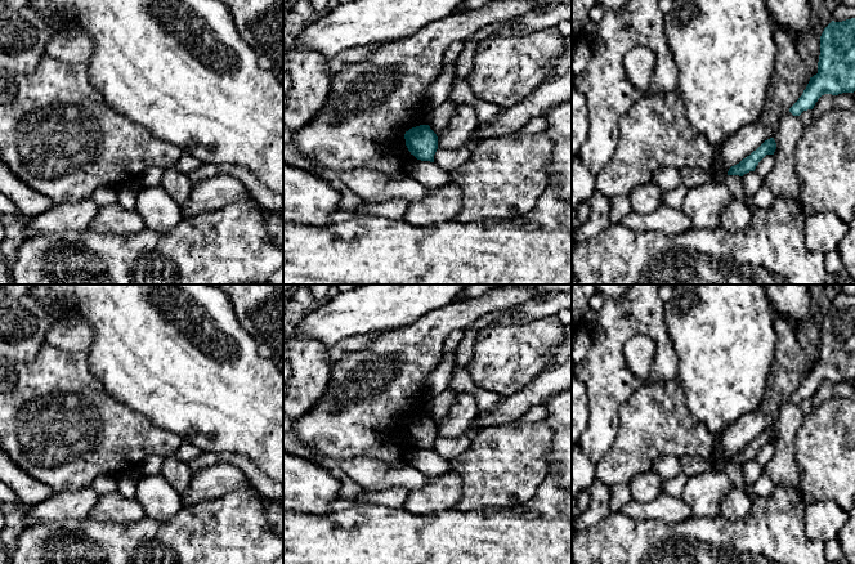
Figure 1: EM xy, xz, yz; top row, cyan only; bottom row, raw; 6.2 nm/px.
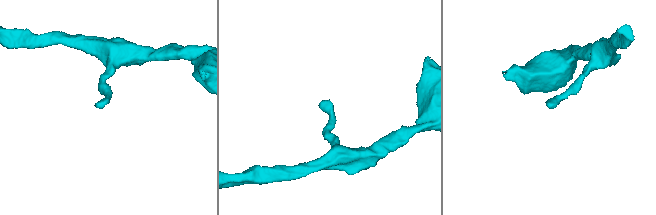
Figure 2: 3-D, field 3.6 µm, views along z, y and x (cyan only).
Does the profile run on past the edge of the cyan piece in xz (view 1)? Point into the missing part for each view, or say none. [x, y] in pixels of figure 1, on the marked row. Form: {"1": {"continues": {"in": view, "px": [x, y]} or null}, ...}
{"1": {"continues": null}}

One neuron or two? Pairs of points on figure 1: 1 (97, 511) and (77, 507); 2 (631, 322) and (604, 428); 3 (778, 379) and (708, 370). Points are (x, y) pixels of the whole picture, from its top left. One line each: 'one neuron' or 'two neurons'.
1: two neurons
2: one neuron
3: two neurons

